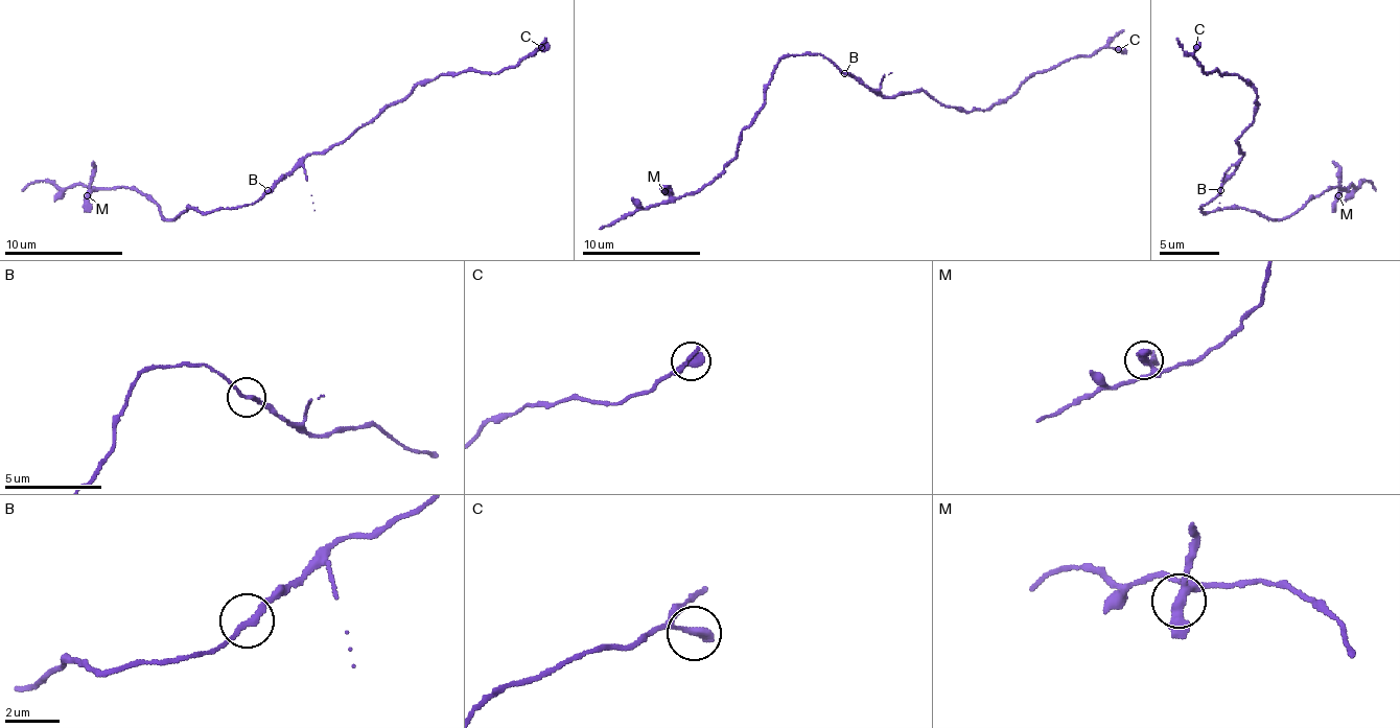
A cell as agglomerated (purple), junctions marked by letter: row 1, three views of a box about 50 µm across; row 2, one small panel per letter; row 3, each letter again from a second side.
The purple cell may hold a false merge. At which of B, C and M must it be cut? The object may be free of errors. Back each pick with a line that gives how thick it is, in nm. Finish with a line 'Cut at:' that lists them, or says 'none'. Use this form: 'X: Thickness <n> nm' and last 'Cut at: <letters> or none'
M: Thickness 280 nm
Cut at: M

